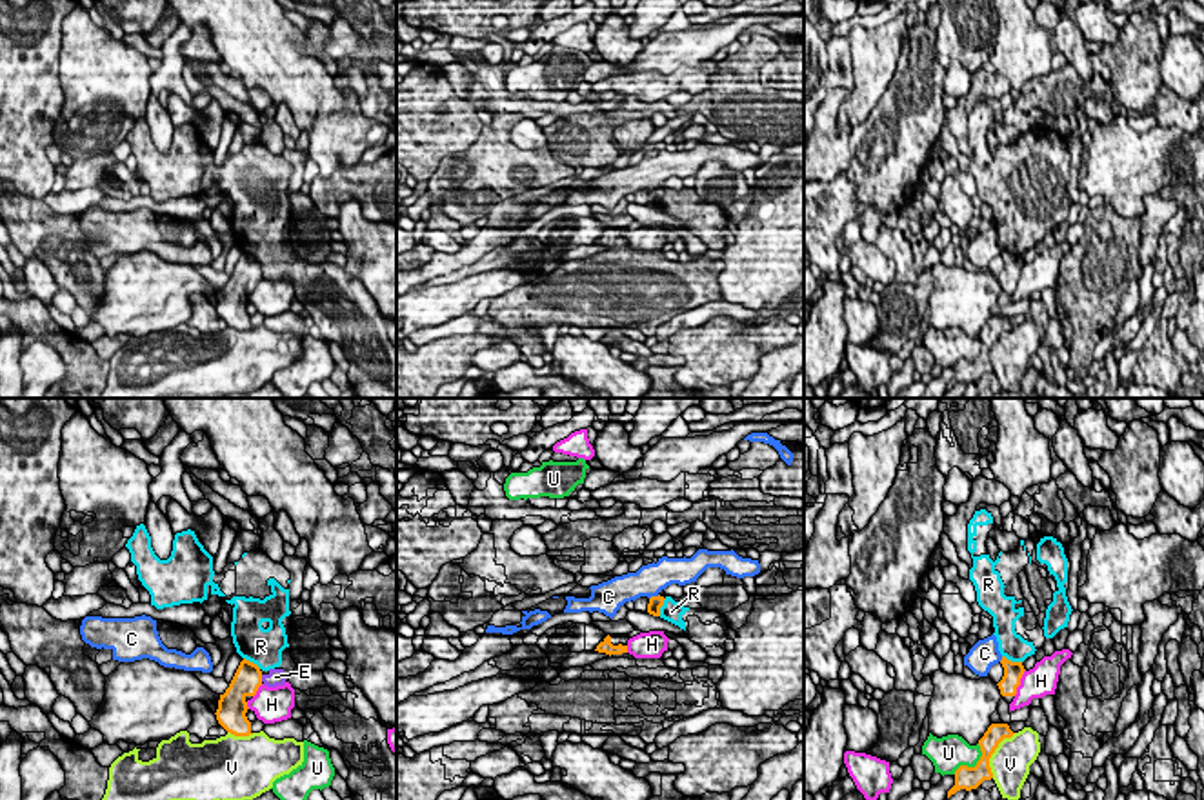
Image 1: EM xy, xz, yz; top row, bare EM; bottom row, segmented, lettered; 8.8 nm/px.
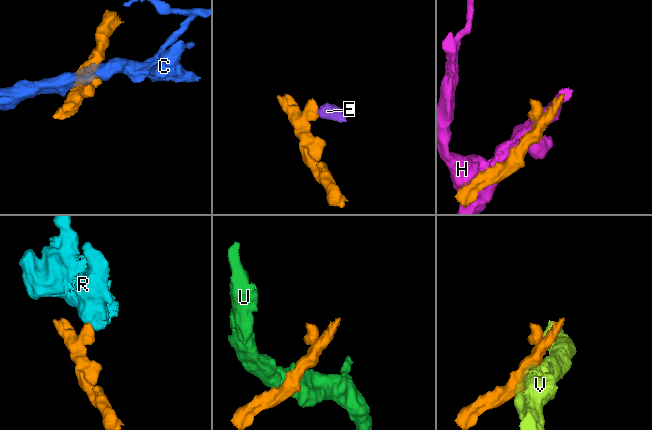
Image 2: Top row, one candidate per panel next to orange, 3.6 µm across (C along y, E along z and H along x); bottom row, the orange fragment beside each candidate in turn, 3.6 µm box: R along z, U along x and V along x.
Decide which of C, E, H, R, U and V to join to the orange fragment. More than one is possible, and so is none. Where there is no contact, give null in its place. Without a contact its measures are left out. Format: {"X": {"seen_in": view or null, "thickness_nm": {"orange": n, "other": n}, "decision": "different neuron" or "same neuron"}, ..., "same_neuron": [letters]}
{"C": {"seen_in": "xz", "thickness_nm": {"orange": 130, "other": 280}, "decision": "different neuron"}, "E": {"seen_in": "xy", "thickness_nm": {"orange": 240, "other": 140}, "decision": "different neuron"}, "H": {"seen_in": "yz", "thickness_nm": {"orange": 170, "other": 280}, "decision": "different neuron"}, "R": {"seen_in": "yz", "thickness_nm": {"orange": 170, "other": 240}, "decision": "different neuron"}, "U": {"seen_in": "yz", "thickness_nm": {"orange": 200, "other": 300}, "decision": "different neuron"}, "V": {"seen_in": "yz", "thickness_nm": {"orange": 170, "other": 360}, "decision": "different neuron"}, "same_neuron": []}

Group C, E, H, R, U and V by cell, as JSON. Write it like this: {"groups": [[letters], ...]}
{"groups": [["C"], ["E", "R"], ["H"], ["U"], ["V"]]}

